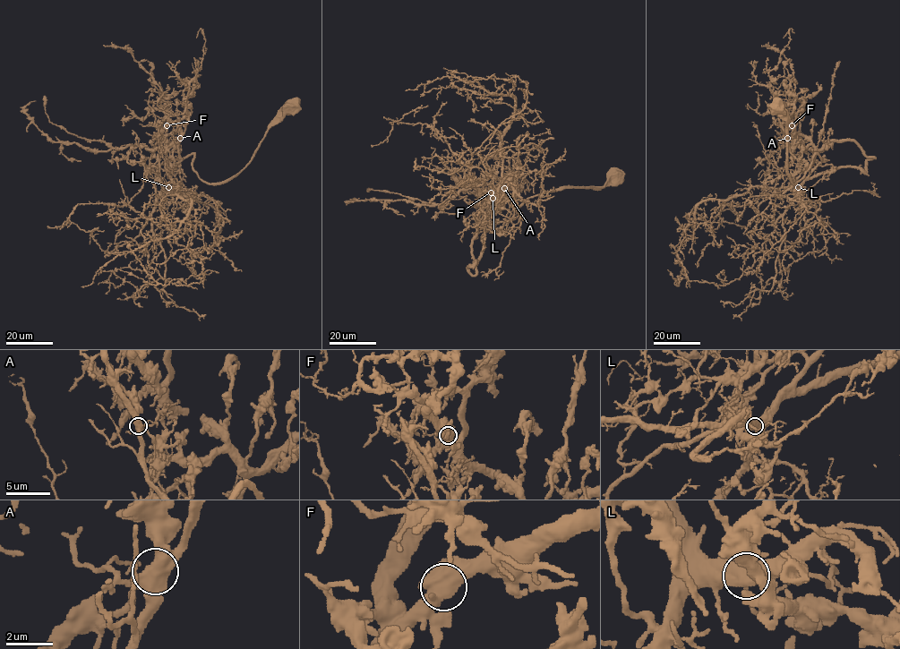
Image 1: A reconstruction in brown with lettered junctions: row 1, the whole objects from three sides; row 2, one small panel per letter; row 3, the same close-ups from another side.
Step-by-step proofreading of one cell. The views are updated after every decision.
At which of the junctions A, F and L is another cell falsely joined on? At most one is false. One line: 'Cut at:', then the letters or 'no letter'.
Cut at: no letter

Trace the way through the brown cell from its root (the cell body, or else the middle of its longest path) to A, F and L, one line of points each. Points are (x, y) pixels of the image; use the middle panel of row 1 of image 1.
A: (614, 178), (603, 187), (560, 187), (528, 197), (517, 209), (516, 217), (489, 223), (481, 208), (504, 188)
F: (614, 178), (528, 197), (516, 217), (496, 223), (478, 204), (491, 192)
L: (614, 178), (603, 187), (560, 187), (528, 197), (505, 221), (484, 217), (484, 206), (492, 198)

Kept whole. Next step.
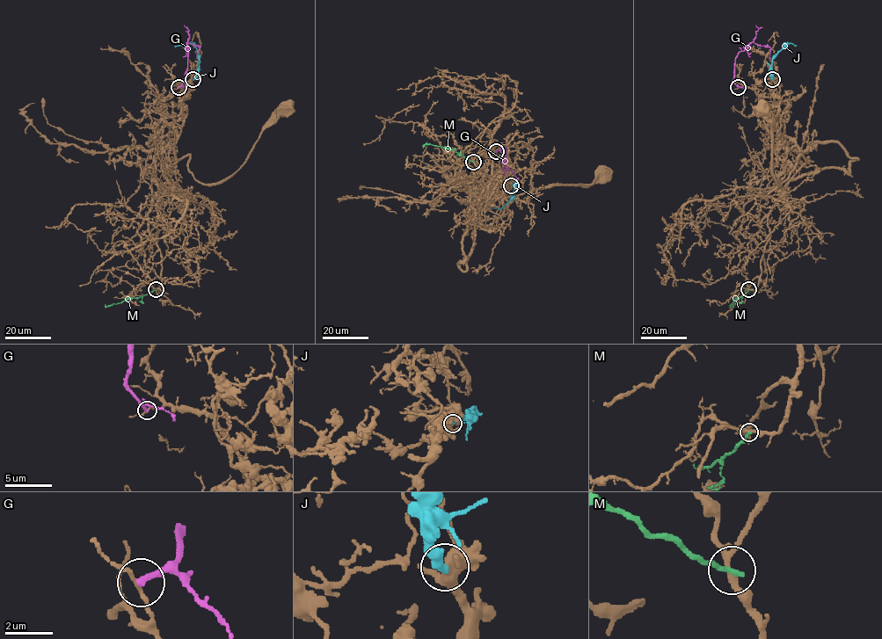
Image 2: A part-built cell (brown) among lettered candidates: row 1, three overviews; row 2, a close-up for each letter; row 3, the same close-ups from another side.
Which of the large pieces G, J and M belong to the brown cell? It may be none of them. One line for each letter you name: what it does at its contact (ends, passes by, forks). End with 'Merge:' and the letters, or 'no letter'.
J: It ends there
Merge: J

